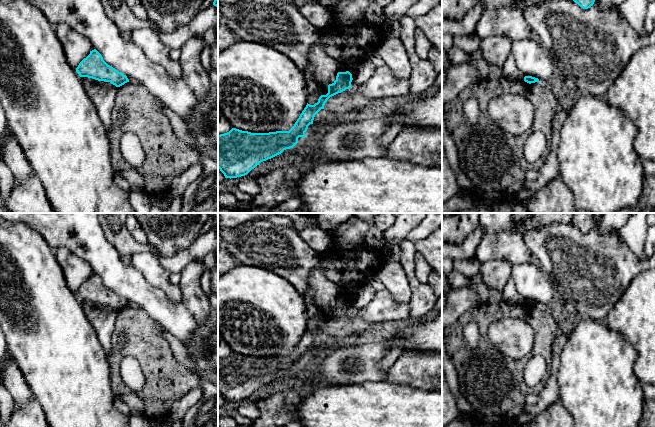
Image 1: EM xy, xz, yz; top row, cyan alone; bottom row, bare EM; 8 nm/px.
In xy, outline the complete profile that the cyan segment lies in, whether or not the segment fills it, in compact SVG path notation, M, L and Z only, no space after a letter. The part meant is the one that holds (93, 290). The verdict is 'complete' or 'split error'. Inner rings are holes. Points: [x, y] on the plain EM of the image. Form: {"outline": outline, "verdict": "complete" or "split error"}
{"outline": "M96 273L90 275L90 278L79 287L76 296L80 301L110 306L116 311L129 306L127 300L108 289Z", "verdict": "complete"}

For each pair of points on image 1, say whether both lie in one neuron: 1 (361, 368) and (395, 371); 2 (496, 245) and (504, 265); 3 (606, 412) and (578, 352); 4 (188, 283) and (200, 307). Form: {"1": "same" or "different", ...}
{"1": "different", "2": "different", "3": "same", "4": "same"}

